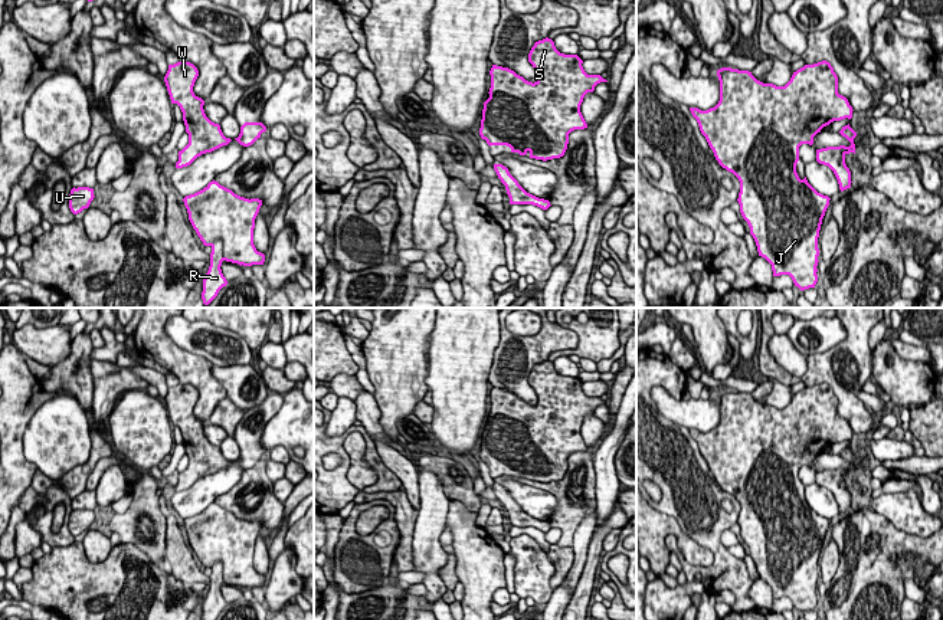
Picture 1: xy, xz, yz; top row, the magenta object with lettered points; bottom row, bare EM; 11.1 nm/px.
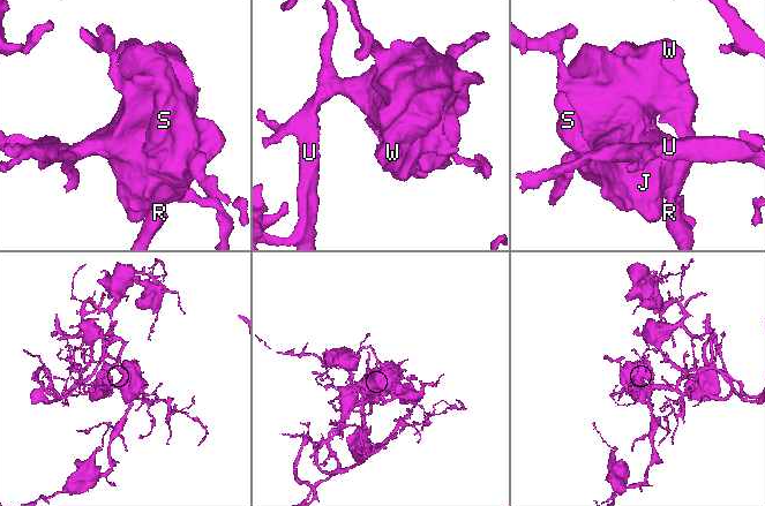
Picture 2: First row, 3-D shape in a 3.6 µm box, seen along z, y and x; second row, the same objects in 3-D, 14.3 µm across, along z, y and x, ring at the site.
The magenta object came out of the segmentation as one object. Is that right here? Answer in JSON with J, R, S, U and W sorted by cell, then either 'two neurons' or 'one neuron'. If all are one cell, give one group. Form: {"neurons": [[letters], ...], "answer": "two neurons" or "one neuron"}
{"neurons": [["J", "R", "S", "U", "W"]], "answer": "one neuron"}

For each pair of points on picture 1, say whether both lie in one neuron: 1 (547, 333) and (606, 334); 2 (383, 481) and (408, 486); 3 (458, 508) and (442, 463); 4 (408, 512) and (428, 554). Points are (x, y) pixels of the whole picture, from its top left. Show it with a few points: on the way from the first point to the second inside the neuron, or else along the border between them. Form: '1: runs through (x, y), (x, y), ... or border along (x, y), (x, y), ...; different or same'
1: border along (578, 334), (575, 347), (555, 350), (550, 354); different
2: border along (380, 459), (398, 478), (402, 488); different
3: border along (451, 499), (458, 499), (468, 509), (477, 512); different
4: border along (418, 509), (412, 558); different

